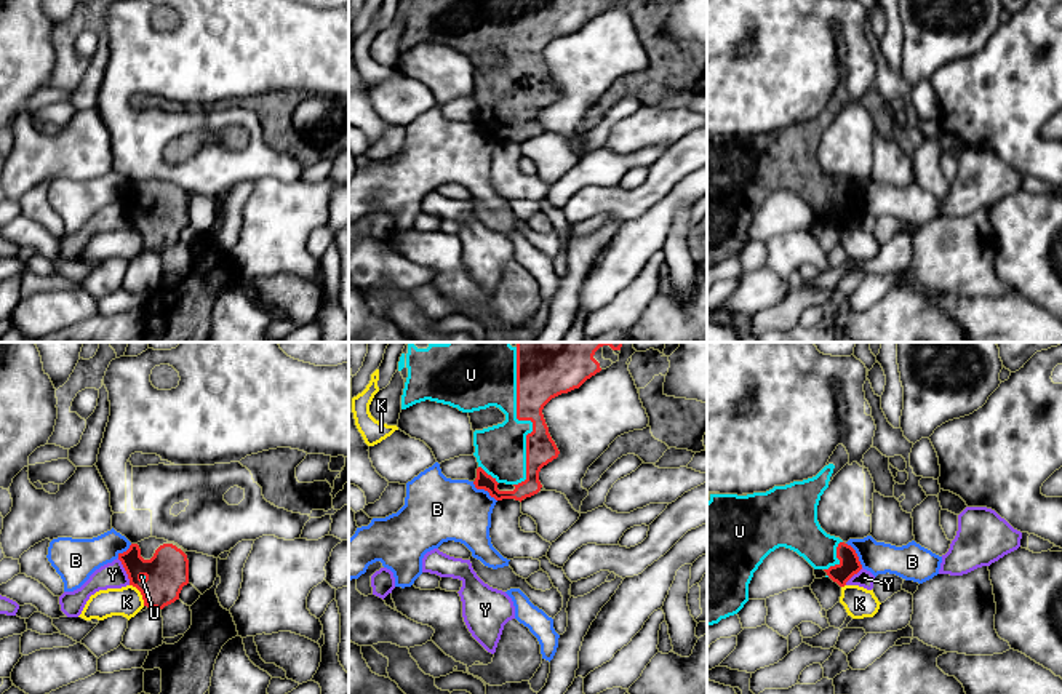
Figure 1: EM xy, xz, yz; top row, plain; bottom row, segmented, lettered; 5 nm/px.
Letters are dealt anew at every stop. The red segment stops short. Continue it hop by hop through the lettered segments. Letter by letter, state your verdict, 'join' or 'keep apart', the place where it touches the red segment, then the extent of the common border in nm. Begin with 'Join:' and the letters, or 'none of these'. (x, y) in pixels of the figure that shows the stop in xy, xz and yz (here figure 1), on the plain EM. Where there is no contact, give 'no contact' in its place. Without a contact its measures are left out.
Join: U
B: keep apart; contact xz (483, 130); length 160 nm
K: keep apart; contact xy (141, 235); length 130 nm
U: join; contact xz (528, 61); length 650 nm
Y: keep apart; contact xy (125, 211); length 150 nm

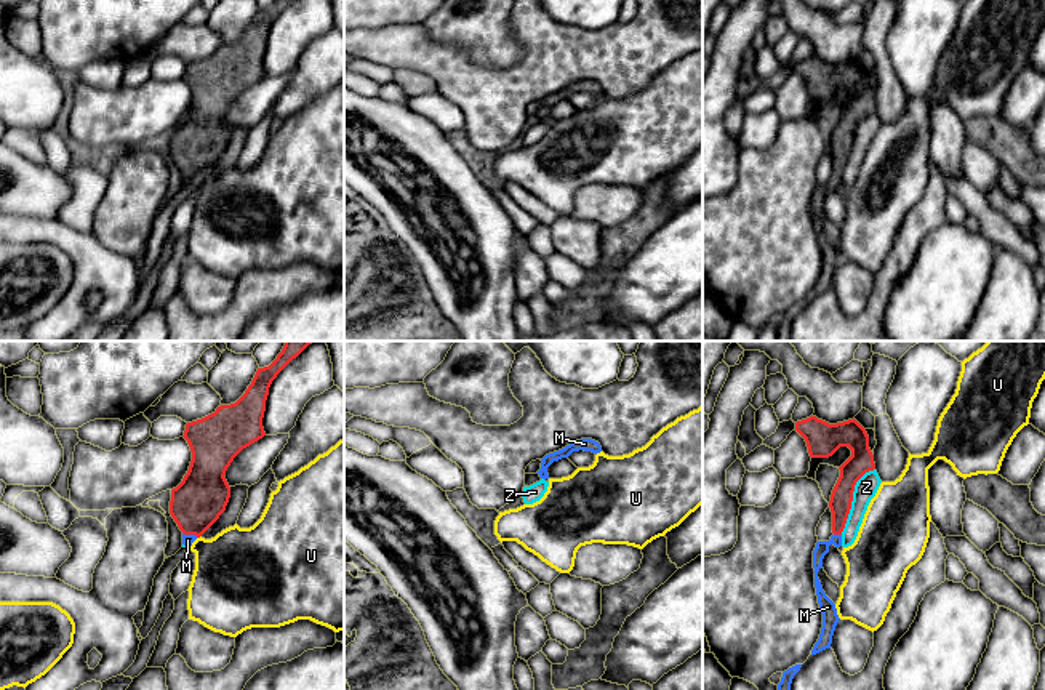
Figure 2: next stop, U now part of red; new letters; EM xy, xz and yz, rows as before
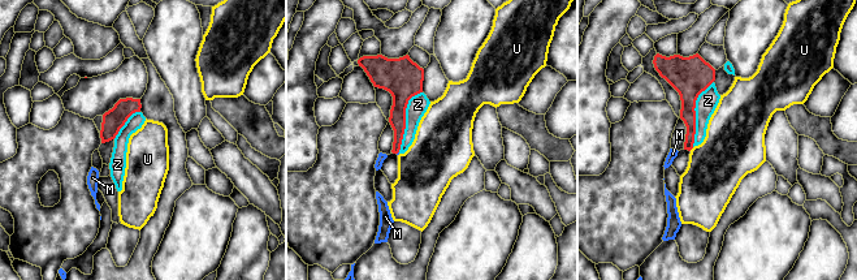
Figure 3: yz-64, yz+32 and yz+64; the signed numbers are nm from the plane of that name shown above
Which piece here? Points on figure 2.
Join: M
M: join; contact yz (837, 175); length 40 nm
U: keep apart; contact xy (199, 178); length 30 nm
Z: keep apart; contact yz (852, 141); length 380 nm

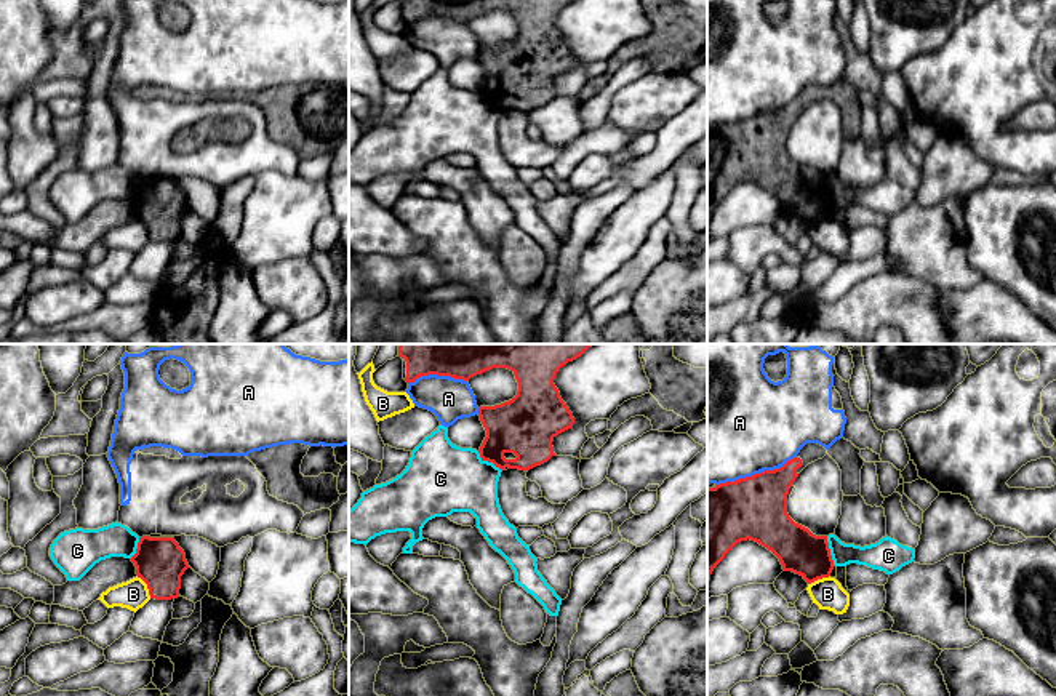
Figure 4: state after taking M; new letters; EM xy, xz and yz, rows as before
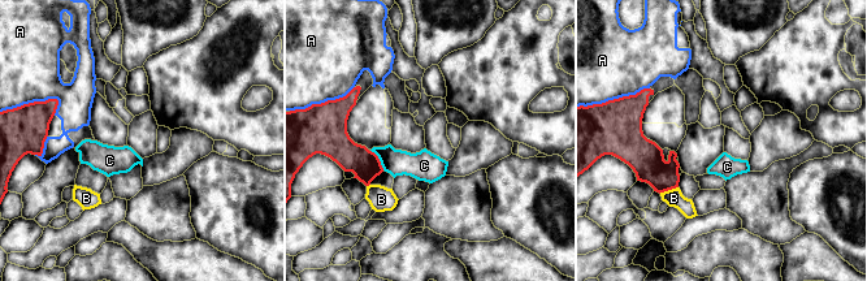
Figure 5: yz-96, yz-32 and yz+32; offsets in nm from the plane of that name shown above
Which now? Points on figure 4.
Join: none of these
A: keep apart; contact yz (756, 116); length 420 nm
B: keep apart; contact xy (148, 228); length 130 nm
C: keep apart; contact xz (488, 103); length 160 nm

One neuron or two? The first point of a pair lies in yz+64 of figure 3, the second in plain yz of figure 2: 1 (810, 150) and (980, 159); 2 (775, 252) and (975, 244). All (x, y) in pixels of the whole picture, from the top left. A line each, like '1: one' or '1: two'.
1: one
2: one

